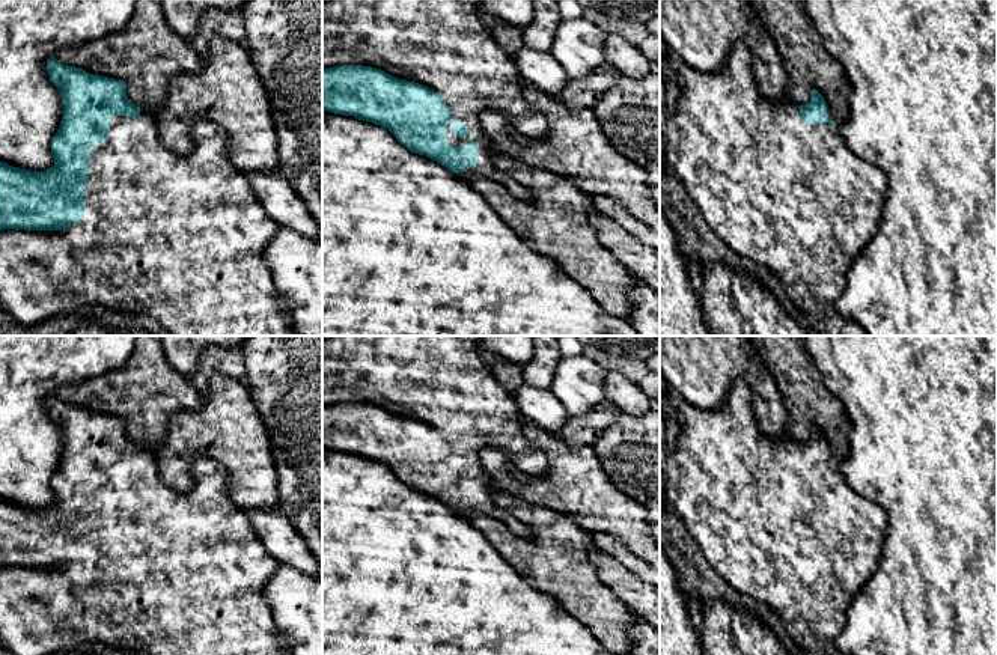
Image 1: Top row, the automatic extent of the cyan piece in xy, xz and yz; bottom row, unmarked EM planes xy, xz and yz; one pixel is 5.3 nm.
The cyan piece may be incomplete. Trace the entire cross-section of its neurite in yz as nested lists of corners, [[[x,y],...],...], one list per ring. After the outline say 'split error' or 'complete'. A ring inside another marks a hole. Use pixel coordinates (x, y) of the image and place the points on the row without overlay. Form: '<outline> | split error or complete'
[[[742,378],[733,381],[726,402],[720,408],[702,410],[687,401],[678,399],[676,411],[681,426],[678,444],[673,450],[660,450],[660,482],[664,486],[667,504],[684,521],[687,530],[700,545],[709,565],[736,592],[745,593],[770,605],[785,626],[788,635],[800,649],[803,649],[807,655],[843,655],[837,650],[834,641],[843,628],[848,605],[877,569],[889,526],[889,515],[886,510],[849,488],[834,462],[824,434],[818,428],[810,428],[810,438],[804,443],[797,443],[788,435],[780,438],[770,438],[764,435],[752,405],[752,388]]] | split error

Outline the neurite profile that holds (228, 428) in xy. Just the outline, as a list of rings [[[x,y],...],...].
[[[214,373],[209,395],[202,398],[197,410],[179,410],[167,414],[169,426],[163,444],[154,450],[161,480],[175,491],[187,492],[193,486],[193,465],[200,458],[211,458],[227,471],[230,500],[247,510],[274,510],[280,506],[277,471],[265,423],[244,381]]]

